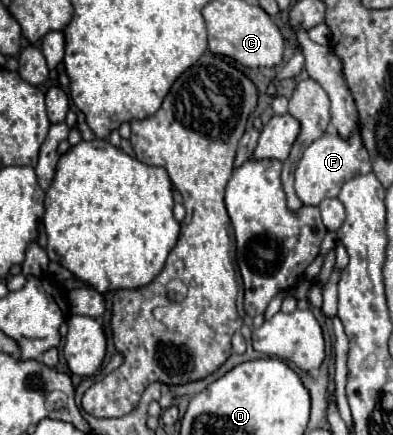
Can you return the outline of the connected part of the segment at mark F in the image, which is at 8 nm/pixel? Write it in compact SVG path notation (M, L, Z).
M355 131L349 141L341 139L335 133L325 133L323 137L313 141L305 149L305 153L295 169L295 191L297 191L297 197L305 205L319 205L327 197L337 197L339 189L343 187L343 183L347 179L351 179L351 175L369 173L369 171L371 171L371 161L361 143L359 131Z

